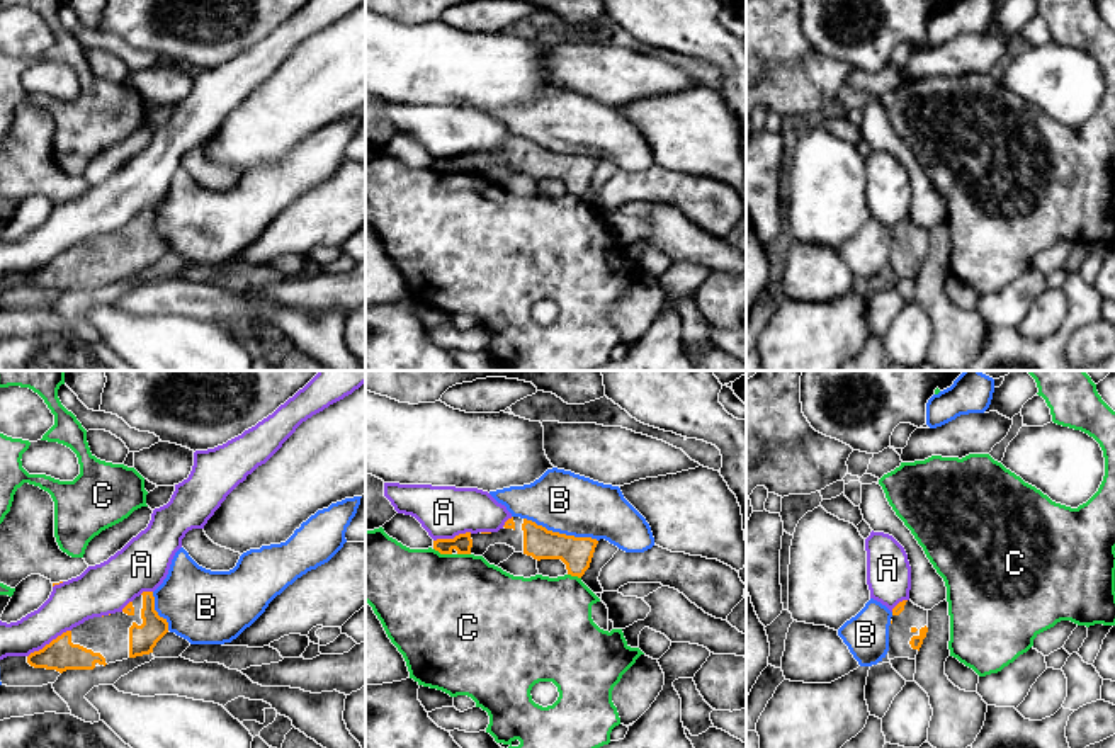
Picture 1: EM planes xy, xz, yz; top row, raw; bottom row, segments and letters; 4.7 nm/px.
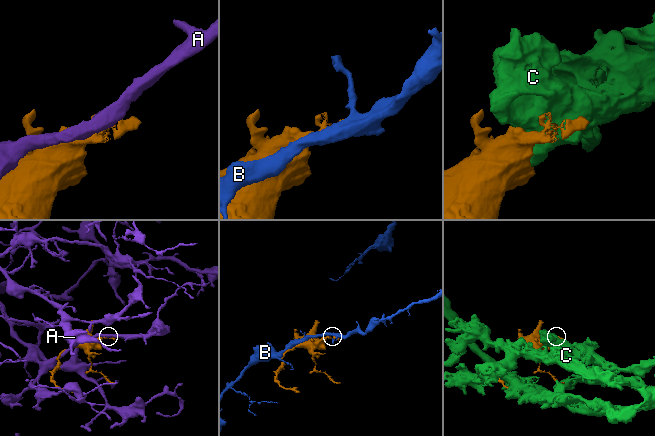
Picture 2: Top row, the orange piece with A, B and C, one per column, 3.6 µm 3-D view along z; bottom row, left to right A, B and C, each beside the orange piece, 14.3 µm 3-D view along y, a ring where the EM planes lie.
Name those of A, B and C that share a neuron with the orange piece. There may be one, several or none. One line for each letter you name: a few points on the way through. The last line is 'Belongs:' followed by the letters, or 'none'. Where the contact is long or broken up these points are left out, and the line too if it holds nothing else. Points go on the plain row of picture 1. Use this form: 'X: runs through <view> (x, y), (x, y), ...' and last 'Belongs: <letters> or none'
Belongs: none

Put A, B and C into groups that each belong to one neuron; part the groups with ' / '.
A / B / C

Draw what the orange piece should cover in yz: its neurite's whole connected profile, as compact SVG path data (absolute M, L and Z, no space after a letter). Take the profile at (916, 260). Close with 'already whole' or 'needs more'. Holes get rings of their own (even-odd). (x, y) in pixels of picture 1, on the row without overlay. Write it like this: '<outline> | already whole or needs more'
M903 219L892 228L889 245L889 279L909 277L916 274L928 252L928 230L914 224L911 219Z | needs more

